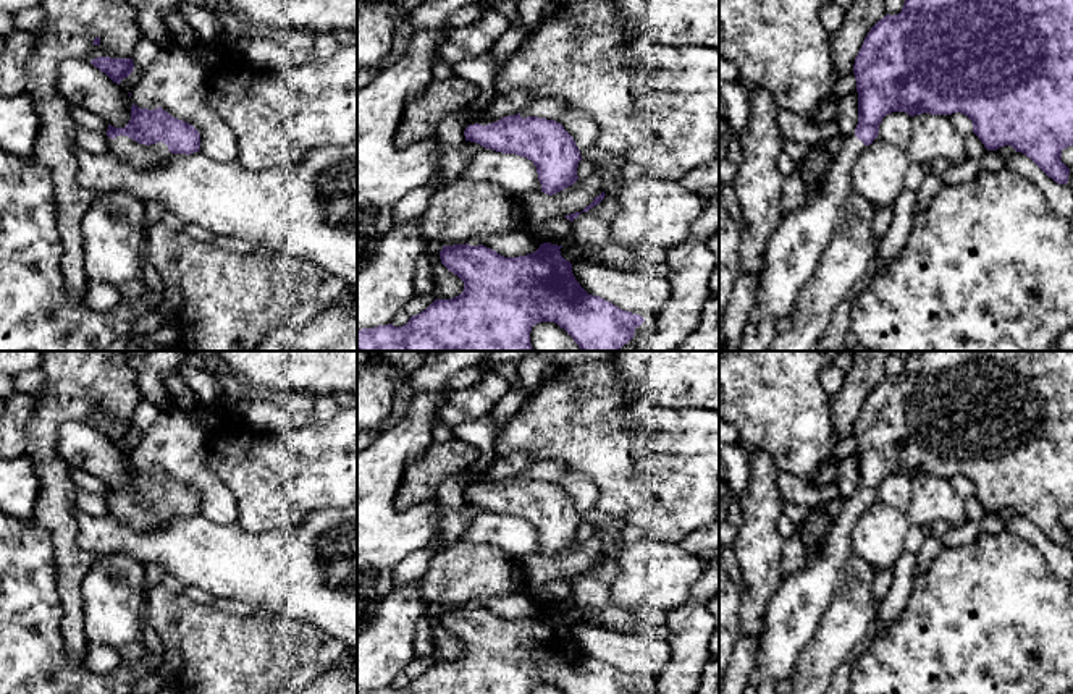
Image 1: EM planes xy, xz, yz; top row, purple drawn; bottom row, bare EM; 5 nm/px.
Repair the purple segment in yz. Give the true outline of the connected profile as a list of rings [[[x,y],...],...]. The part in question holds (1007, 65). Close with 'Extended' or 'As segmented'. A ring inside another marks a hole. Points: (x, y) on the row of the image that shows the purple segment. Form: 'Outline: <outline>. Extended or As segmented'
Outline: [[[905,0],[898,15],[886,15],[871,28],[855,58],[853,74],[858,92],[858,125],[855,133],[845,138],[840,152],[834,157],[819,186],[808,193],[806,204],[798,212],[784,215],[779,226],[768,241],[768,249],[763,257],[763,270],[755,291],[755,301],[742,332],[738,351],[768,351],[779,333],[777,322],[782,317],[789,317],[795,309],[800,293],[814,275],[819,259],[832,239],[839,210],[844,201],[853,193],[850,181],[852,168],[865,147],[873,144],[873,141],[879,136],[879,125],[886,115],[892,112],[905,112],[910,116],[921,113],[952,115],[960,112],[973,121],[973,133],[981,139],[987,150],[997,150],[999,147],[1012,146],[1016,152],[1029,157],[1055,183],[1068,183],[1070,168],[1062,162],[1060,157],[1063,149],[1073,146],[1073,0]]]. Extended

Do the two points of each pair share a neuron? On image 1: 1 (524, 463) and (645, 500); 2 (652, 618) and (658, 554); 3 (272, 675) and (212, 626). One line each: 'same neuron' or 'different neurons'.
1: different neurons
2: different neurons
3: same neuron

